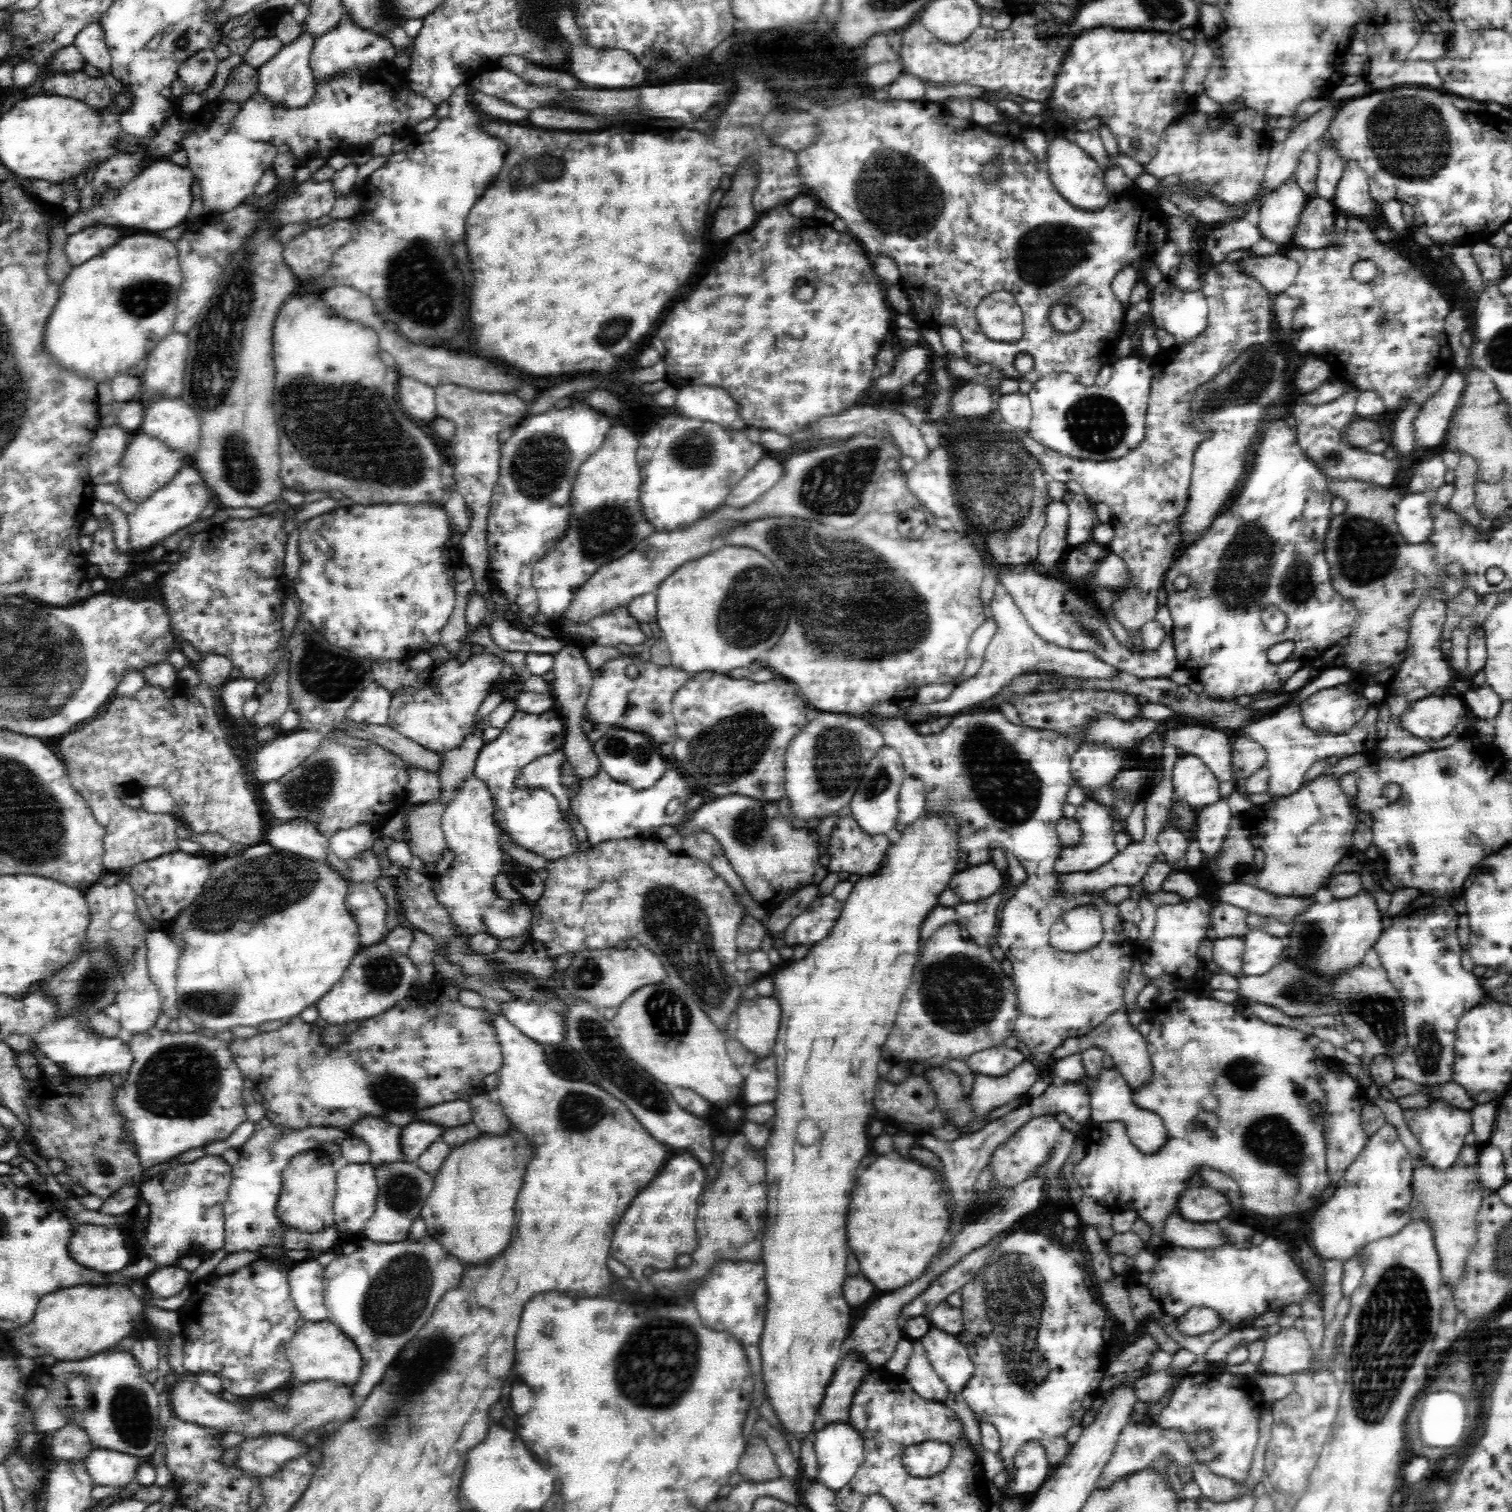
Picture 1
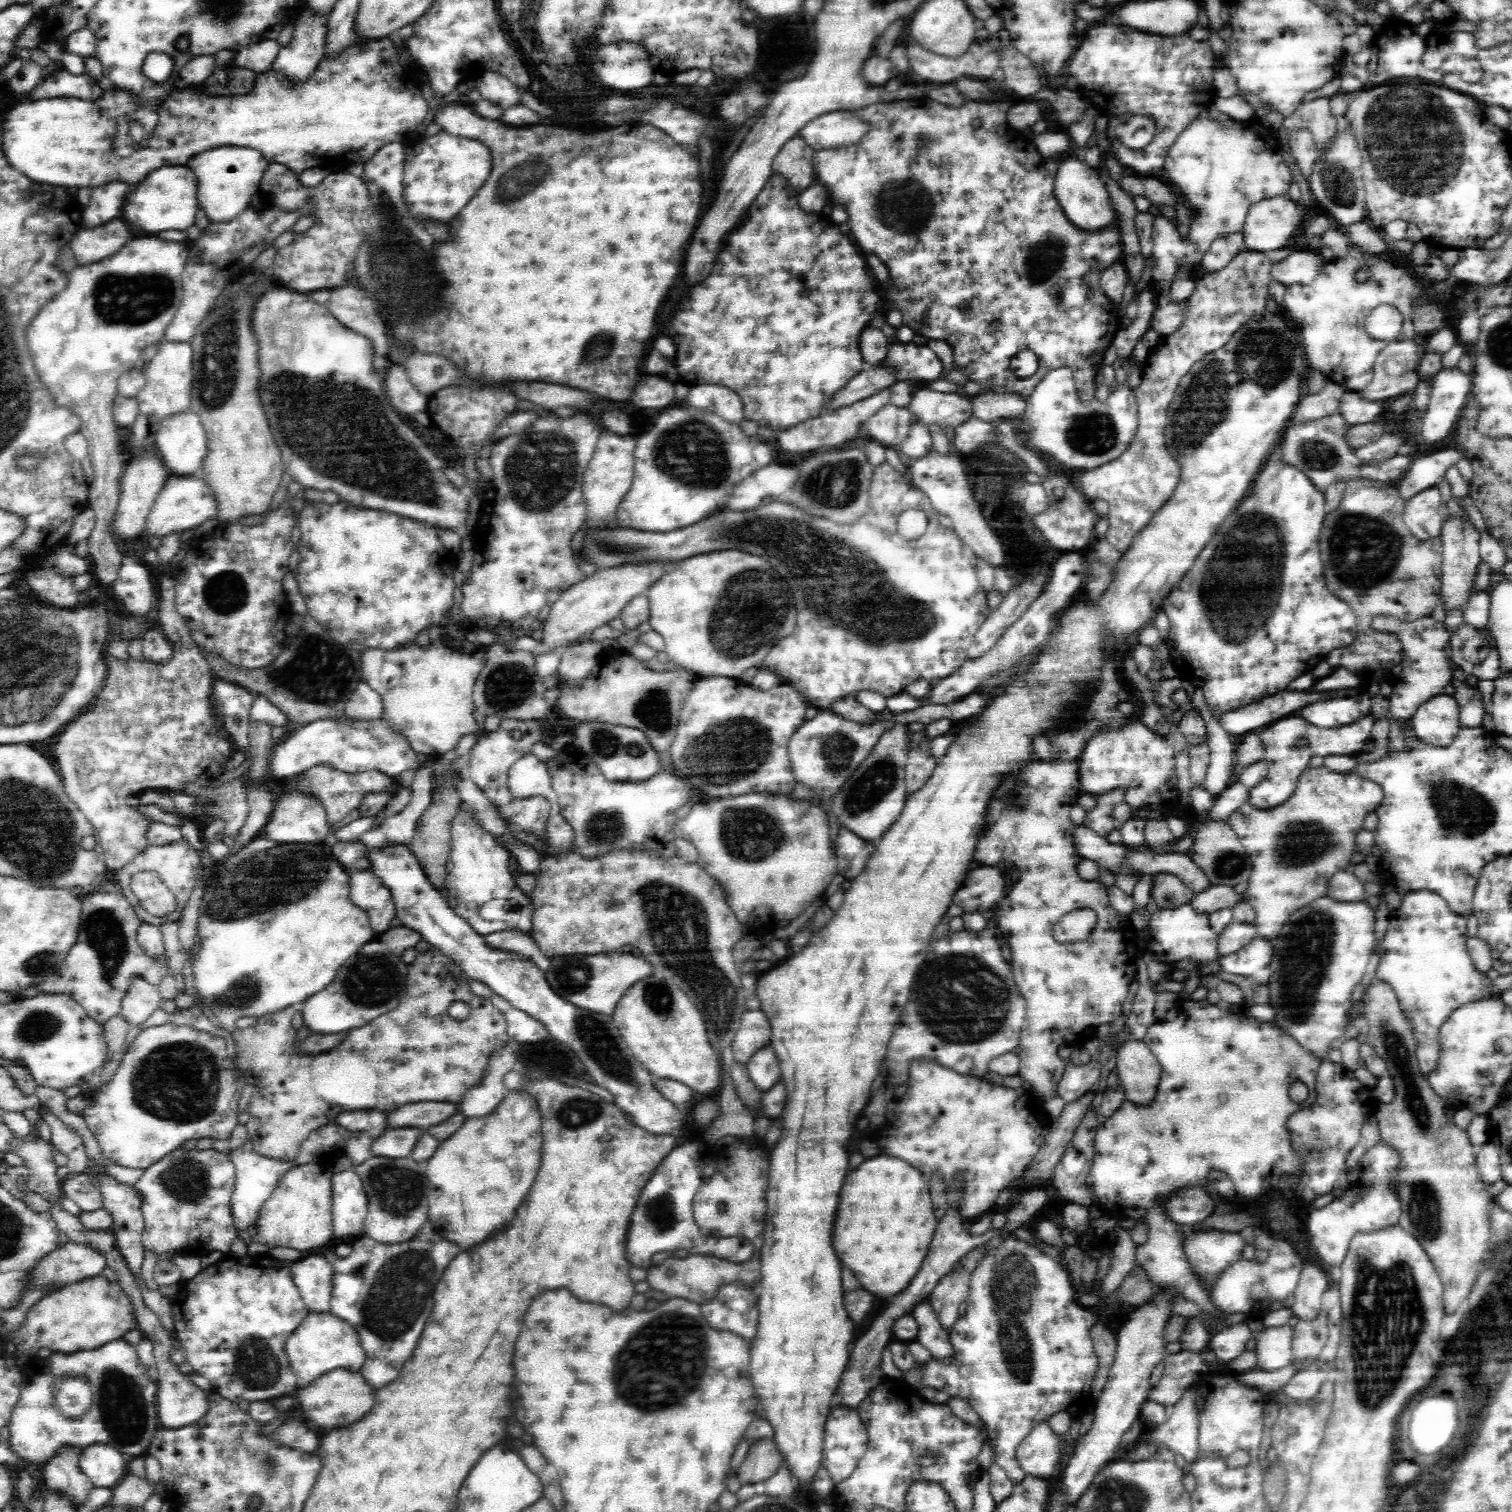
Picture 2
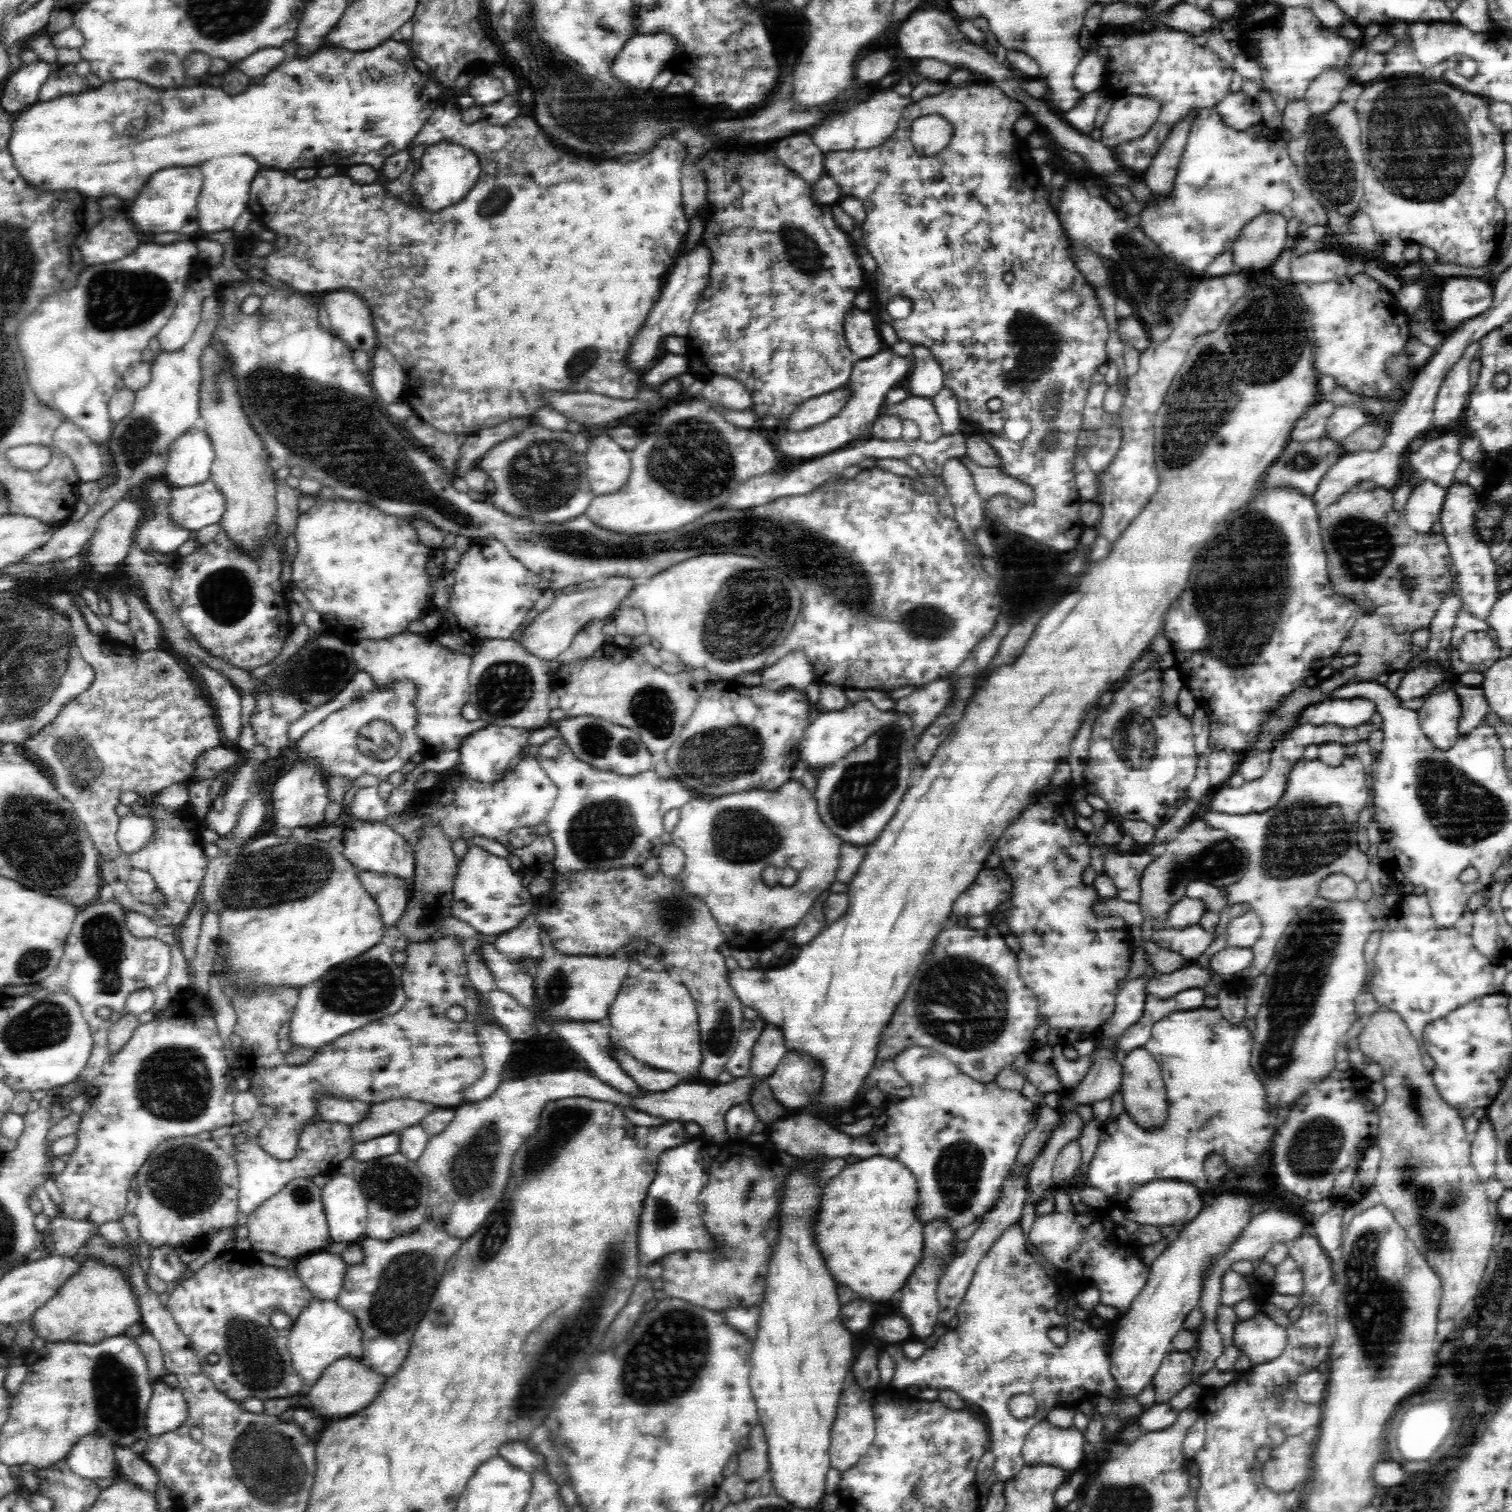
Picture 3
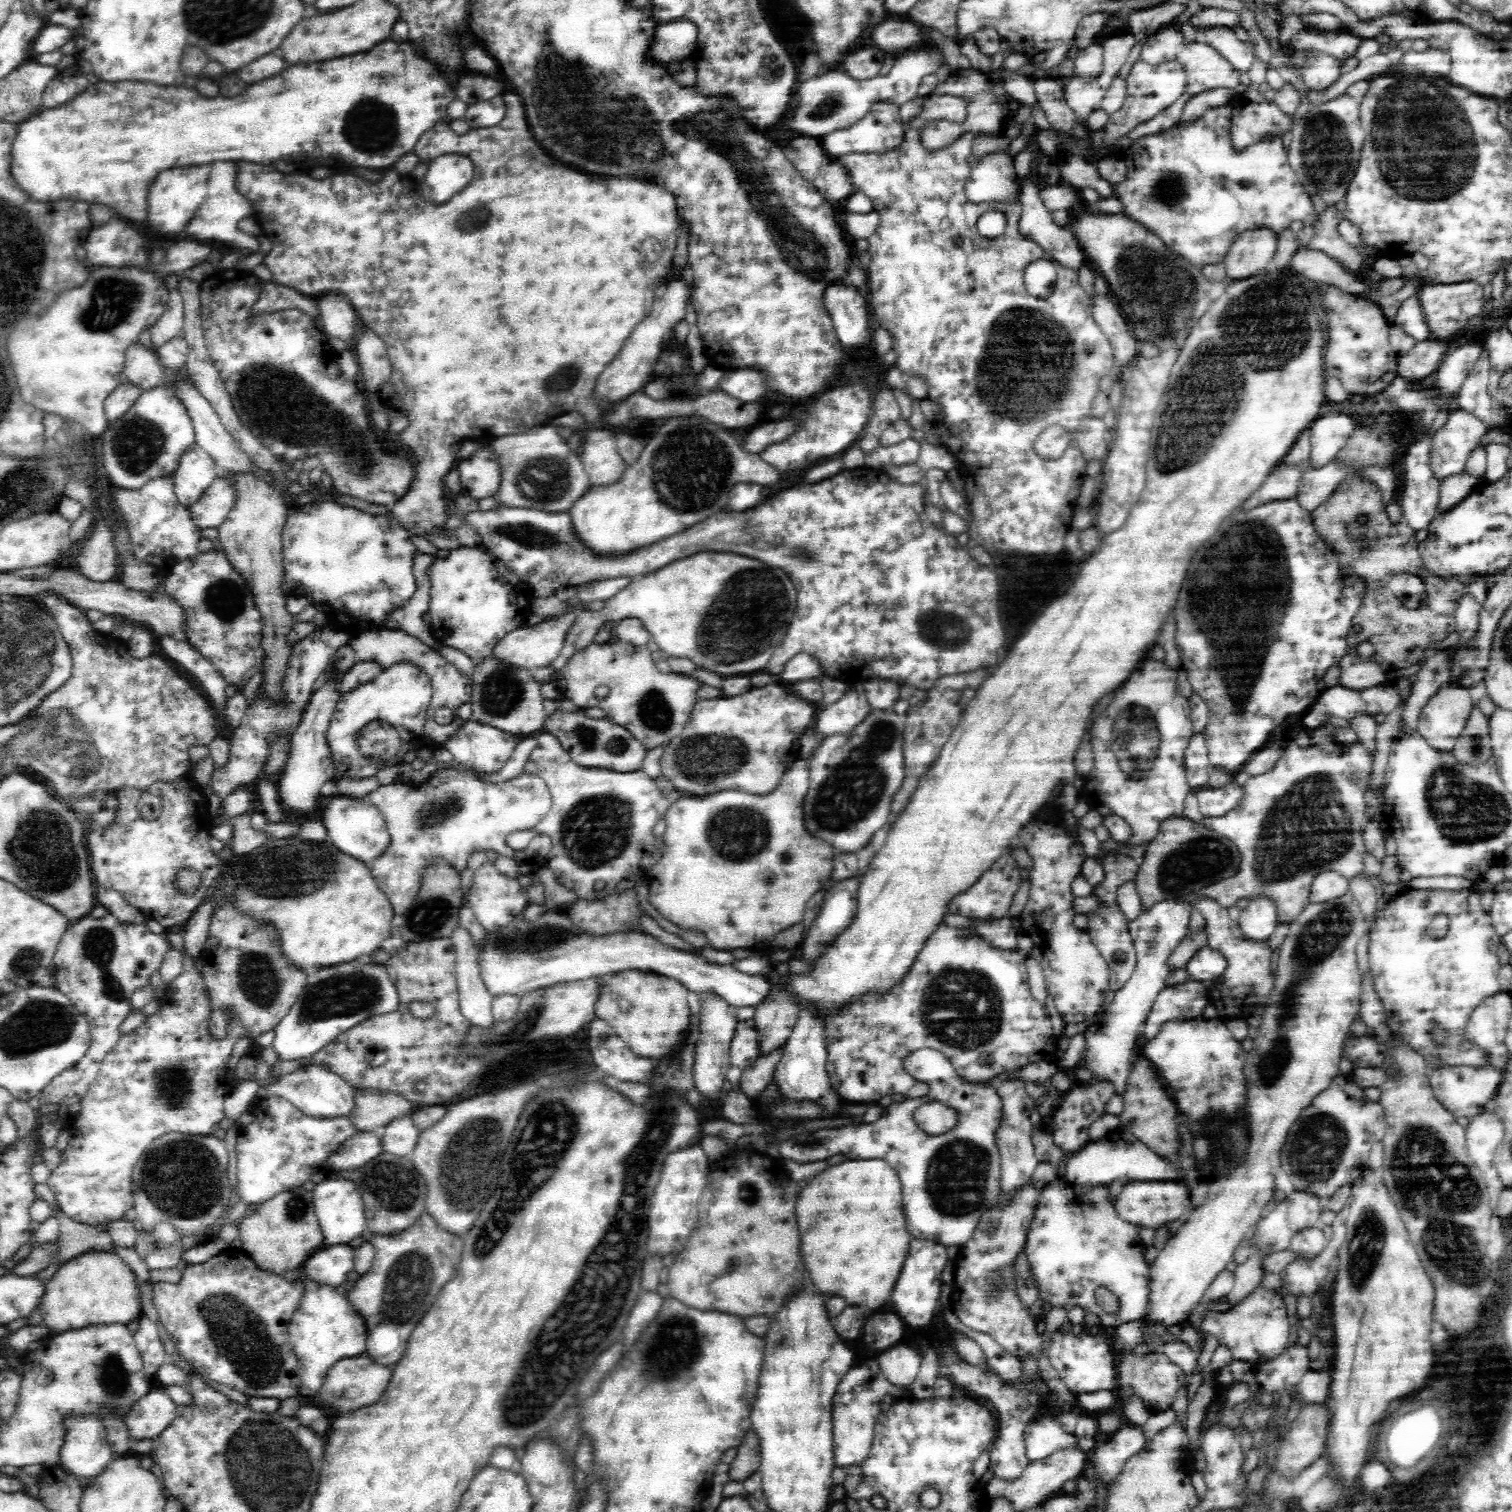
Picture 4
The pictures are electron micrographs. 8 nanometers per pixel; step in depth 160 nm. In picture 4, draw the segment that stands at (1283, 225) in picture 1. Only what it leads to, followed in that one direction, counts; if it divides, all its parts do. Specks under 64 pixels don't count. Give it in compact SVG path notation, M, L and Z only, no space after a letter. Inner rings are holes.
M1269 228L1248 230L1240 234L1223 261L1228 282L1267 270L1275 254L1276 244L1277 236Z

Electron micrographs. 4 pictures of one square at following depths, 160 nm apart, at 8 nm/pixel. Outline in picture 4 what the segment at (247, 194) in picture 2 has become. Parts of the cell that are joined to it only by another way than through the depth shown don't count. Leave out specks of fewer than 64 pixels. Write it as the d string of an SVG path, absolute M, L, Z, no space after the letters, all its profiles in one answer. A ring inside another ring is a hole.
M233 161L211 163L211 171L207 180L206 200L202 202L198 211L190 220L185 234L189 236L189 240L203 242L207 239L215 239L232 244L232 246L239 248L240 251L250 250L248 254L258 253L259 241L248 237L237 228L240 220L256 218L256 215L252 204L242 193L238 193L237 187L234 186L236 174L237 166L234 166Z

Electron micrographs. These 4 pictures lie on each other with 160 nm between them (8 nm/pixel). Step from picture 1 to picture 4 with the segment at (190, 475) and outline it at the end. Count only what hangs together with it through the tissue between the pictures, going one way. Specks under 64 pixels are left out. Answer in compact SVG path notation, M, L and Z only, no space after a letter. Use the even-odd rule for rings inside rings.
M221 473L203 492L198 502L190 506L191 520L199 528L216 528L226 520L237 499L231 476Z

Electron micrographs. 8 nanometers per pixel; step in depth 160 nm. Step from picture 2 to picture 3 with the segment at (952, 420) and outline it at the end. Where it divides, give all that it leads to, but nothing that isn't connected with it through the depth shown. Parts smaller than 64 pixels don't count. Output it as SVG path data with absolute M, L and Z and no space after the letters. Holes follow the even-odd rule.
M909 396L902 402L890 404L885 402L881 406L879 415L888 415L900 420L913 420L922 433L925 443L936 442L942 435L940 419L934 411L932 400L926 397Z

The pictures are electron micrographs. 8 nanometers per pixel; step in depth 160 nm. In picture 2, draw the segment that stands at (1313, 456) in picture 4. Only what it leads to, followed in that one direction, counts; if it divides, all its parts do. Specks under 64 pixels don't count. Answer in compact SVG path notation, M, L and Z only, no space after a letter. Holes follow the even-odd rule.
M1346 392L1340 398L1338 413L1349 427L1374 423L1376 416L1380 414L1384 402L1364 400L1357 392Z

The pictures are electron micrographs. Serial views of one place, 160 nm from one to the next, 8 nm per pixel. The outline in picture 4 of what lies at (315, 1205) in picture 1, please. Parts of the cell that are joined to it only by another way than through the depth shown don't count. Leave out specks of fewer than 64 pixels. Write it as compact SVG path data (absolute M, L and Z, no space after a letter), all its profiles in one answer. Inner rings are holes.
M302 1187L283 1191L255 1210L250 1210L248 1216L238 1221L238 1229L241 1249L246 1255L266 1273L280 1276L288 1270L301 1273L303 1264L326 1246L314 1212L313 1194Z

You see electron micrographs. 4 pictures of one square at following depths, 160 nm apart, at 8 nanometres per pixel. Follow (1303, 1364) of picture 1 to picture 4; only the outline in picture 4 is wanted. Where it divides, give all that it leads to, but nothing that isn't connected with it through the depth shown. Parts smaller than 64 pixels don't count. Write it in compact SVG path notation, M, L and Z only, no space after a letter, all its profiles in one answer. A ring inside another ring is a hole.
M1258 1282L1256 1288L1245 1296L1226 1313L1212 1313L1204 1317L1201 1330L1206 1335L1214 1336L1218 1344L1228 1347L1233 1360L1251 1362L1255 1365L1264 1364L1282 1354L1290 1340L1290 1324L1286 1314L1282 1289L1268 1290Z

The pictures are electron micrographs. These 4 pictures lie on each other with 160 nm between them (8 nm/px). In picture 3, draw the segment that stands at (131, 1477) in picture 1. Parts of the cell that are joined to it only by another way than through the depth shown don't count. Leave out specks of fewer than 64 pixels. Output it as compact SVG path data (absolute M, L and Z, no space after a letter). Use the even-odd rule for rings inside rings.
M88 1434L70 1448L65 1461L68 1468L78 1476L93 1481L95 1478L116 1477L114 1445L100 1434Z

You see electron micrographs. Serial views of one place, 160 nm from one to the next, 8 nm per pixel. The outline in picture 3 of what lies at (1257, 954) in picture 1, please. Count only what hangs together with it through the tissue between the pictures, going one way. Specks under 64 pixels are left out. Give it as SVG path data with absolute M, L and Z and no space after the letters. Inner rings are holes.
M1226 946L1223 950L1208 958L1208 973L1228 976L1240 973L1252 962L1252 951L1238 947Z

